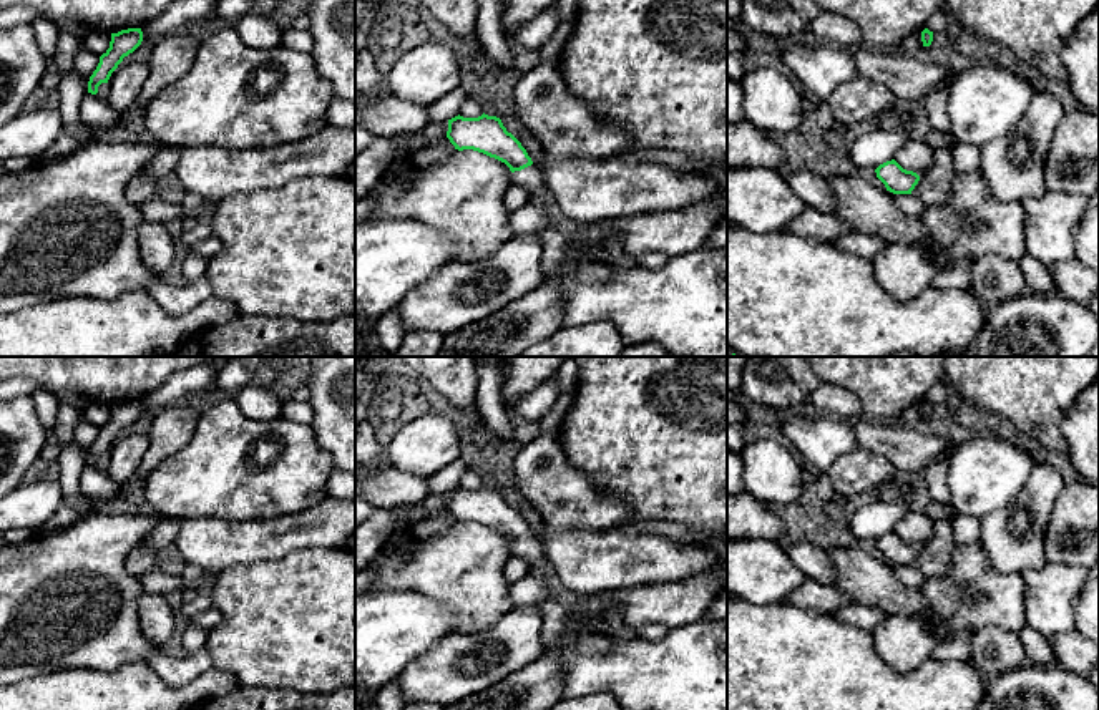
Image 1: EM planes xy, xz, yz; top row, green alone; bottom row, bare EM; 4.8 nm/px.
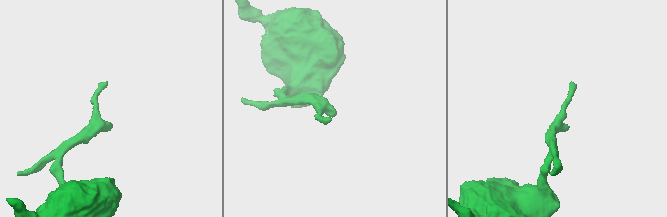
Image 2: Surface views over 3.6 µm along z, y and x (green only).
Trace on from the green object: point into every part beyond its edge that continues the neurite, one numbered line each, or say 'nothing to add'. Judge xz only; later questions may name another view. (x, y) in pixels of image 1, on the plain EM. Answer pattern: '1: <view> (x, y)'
1: xz (532, 549)

